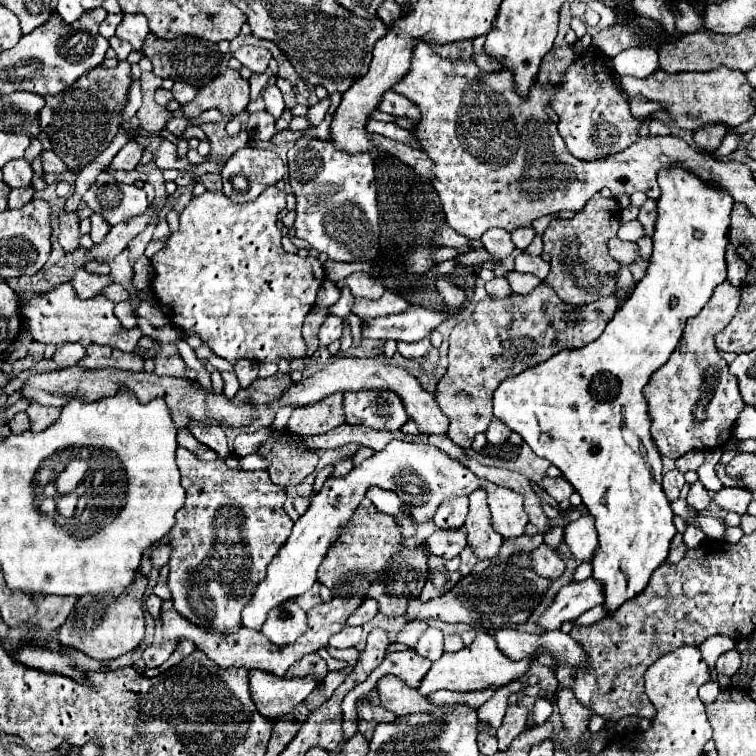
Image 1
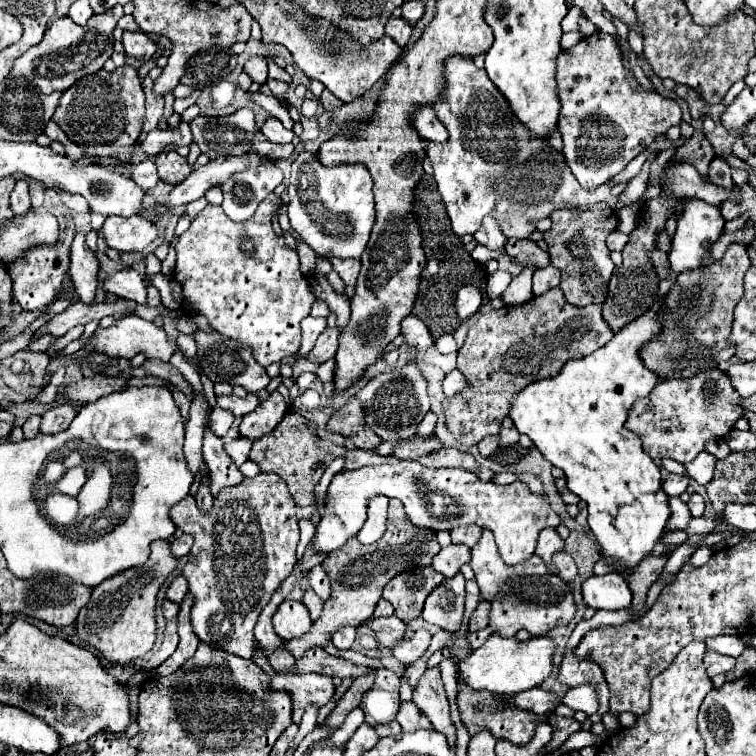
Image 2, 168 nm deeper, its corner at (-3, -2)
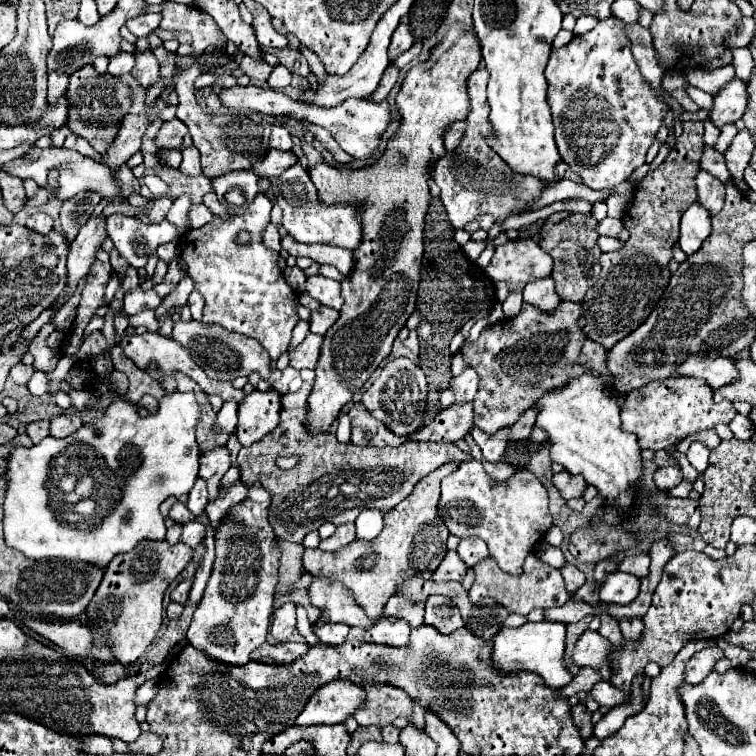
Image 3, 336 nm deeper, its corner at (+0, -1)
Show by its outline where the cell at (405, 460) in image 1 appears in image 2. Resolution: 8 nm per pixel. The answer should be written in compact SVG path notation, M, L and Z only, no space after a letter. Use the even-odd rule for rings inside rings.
M401 460L397 464L363 466L359 470L339 472L331 480L325 516L315 532L315 548L333 552L343 546L347 538L357 536L367 518L367 500L375 494L391 494L391 498L401 500L409 520L419 528L449 532L459 526L477 524L491 530L499 554L509 566L531 558L539 532L543 528L557 528L561 522L551 510L549 498L533 494L523 482L497 486L493 482L481 482L473 472L463 468L425 468L415 460Z

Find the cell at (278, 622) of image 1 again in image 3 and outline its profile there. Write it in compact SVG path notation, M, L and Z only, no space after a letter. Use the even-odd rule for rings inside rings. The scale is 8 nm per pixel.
M288 601L272 613L270 633L276 641L288 641L288 637L294 633L294 629L296 629L296 605L292 601Z

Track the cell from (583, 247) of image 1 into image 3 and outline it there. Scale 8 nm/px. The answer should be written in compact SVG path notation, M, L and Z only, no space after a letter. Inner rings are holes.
M570 213L558 223L546 221L540 231L540 247L554 259L552 277L556 281L556 293L562 301L582 303L584 293L600 277L600 247L598 247L598 221L592 213Z

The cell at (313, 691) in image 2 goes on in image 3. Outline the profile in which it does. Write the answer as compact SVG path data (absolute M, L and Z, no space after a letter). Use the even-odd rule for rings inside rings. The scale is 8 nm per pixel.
M330 681L308 699L296 725L336 725L364 703L364 693L352 681Z

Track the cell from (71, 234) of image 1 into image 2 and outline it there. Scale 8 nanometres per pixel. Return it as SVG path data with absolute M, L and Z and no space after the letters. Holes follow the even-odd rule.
M75 234L75 240L71 244L71 268L69 276L77 288L79 298L85 304L93 304L97 288L99 288L99 262L93 250L85 244L85 234Z

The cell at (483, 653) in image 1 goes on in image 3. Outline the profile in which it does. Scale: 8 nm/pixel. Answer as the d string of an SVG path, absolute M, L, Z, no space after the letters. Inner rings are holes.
M528 621L516 629L504 627L500 629L500 633L496 633L496 637L492 637L492 667L500 673L536 673L544 681L544 685L550 685L552 689L564 687L572 681L572 675L564 665L564 635L566 625L556 621Z

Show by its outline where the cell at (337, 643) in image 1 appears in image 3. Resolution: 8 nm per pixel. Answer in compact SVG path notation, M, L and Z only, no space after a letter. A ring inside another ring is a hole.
M324 623L316 629L316 637L326 643L326 645L340 645L342 641L346 641L350 627L344 623Z

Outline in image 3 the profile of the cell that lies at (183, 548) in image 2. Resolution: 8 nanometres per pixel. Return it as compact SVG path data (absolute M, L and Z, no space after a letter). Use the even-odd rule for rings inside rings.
M190 521L190 523L186 523L186 525L182 527L182 537L180 537L180 541L186 543L188 547L200 545L202 539L204 539L204 525L202 525L202 523Z

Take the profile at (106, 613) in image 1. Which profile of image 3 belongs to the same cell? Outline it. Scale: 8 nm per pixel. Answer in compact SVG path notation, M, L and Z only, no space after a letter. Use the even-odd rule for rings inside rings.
M142 541L134 551L120 553L118 557L114 557L110 561L110 565L106 567L102 583L86 607L86 621L88 621L88 627L98 629L106 635L106 643L120 663L124 663L124 665L134 663L146 651L146 647L154 641L154 637L160 629L160 623L162 623L164 591L176 579L176 575L184 569L184 565L190 561L192 553L194 551L184 543L168 545L168 541Z

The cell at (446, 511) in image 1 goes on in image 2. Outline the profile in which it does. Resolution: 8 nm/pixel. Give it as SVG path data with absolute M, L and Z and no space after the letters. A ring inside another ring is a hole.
M463 526L459 530L453 530L451 532L451 538L453 538L455 544L465 544L467 548L473 548L479 542L481 532L483 530L479 526Z

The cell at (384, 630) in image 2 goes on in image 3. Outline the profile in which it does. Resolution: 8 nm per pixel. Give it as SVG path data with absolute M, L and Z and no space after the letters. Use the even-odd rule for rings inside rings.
M314 577L308 591L312 603L322 611L326 609L330 621L334 623L346 623L358 629L370 629L376 623L376 619L366 617L366 613L358 605L352 605L356 601L348 593L348 589L344 589L344 585L338 581Z

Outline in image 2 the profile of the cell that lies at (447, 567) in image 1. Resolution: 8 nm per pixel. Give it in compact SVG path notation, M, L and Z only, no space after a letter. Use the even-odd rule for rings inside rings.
M457 574L437 586L425 600L423 618L443 630L455 632L463 624L463 600L465 600L465 578Z

